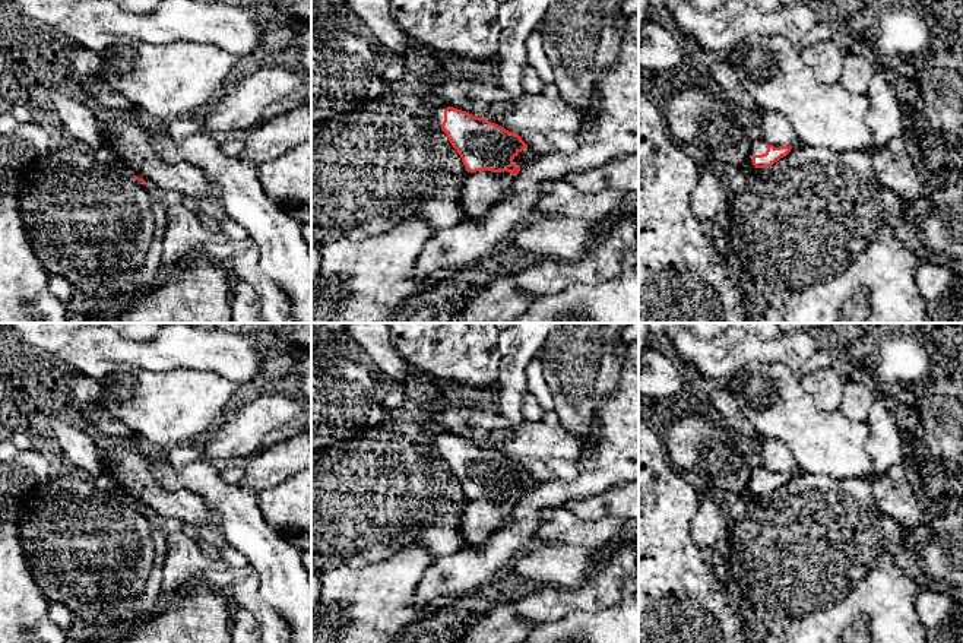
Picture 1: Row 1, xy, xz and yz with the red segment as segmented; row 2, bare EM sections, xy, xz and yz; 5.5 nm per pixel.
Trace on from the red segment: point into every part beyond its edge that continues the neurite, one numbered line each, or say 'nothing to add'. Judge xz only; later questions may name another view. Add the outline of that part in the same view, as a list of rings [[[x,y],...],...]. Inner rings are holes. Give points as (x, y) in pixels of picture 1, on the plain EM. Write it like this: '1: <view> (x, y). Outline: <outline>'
1: xz (439, 440). Outline: [[[440,430],[440,431],[435,434],[434,440],[433,440],[433,449],[434,449],[434,452],[435,452],[438,456],[441,456],[441,452],[443,452],[443,449],[444,449],[444,437],[446,437],[447,434],[449,434],[449,433]]]

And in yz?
1: yz (759, 474). Outline: [[[761,463],[754,465],[747,490],[753,492],[753,484],[766,481],[769,472]]]

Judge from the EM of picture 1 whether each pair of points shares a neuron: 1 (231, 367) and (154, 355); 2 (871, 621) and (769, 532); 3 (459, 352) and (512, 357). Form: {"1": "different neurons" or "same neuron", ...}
{"1": "same neuron", "2": "same neuron", "3": "different neurons"}

